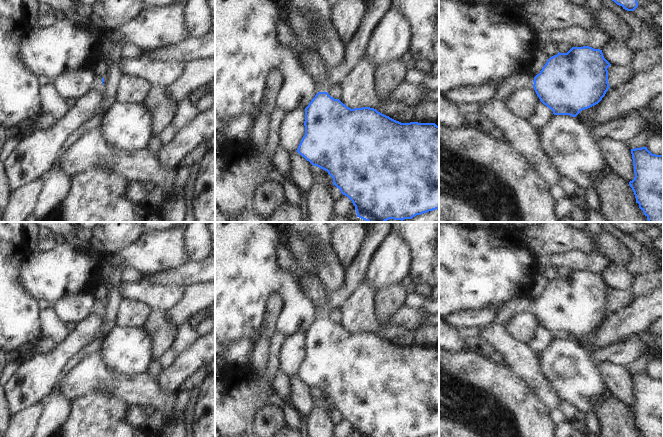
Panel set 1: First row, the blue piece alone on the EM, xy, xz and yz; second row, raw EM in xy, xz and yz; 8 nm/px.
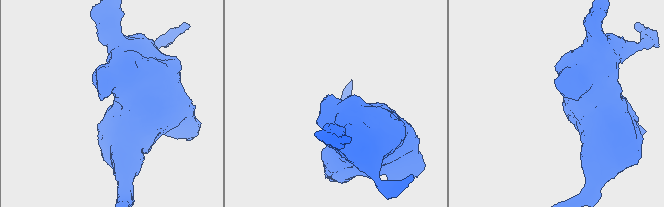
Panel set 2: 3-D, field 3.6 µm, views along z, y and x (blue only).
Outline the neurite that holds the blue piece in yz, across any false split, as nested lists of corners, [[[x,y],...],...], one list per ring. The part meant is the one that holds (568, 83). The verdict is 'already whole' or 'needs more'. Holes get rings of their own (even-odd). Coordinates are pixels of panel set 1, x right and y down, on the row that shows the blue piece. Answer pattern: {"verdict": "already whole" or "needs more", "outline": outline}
{"verdict": "needs more", "outline": [[[572,47],[567,53],[558,52],[550,57],[534,78],[528,72],[504,78],[494,99],[506,102],[514,91],[533,87],[554,115],[576,117],[605,96],[610,88],[607,70],[610,65],[600,49]]]}

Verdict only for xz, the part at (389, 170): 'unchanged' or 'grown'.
grown

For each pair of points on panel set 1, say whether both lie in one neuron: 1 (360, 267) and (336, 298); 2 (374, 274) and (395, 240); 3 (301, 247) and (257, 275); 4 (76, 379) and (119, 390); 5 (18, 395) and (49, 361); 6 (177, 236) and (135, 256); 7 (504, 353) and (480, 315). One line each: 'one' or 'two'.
1: one
2: one
3: two
4: one
5: one
6: one
7: two

